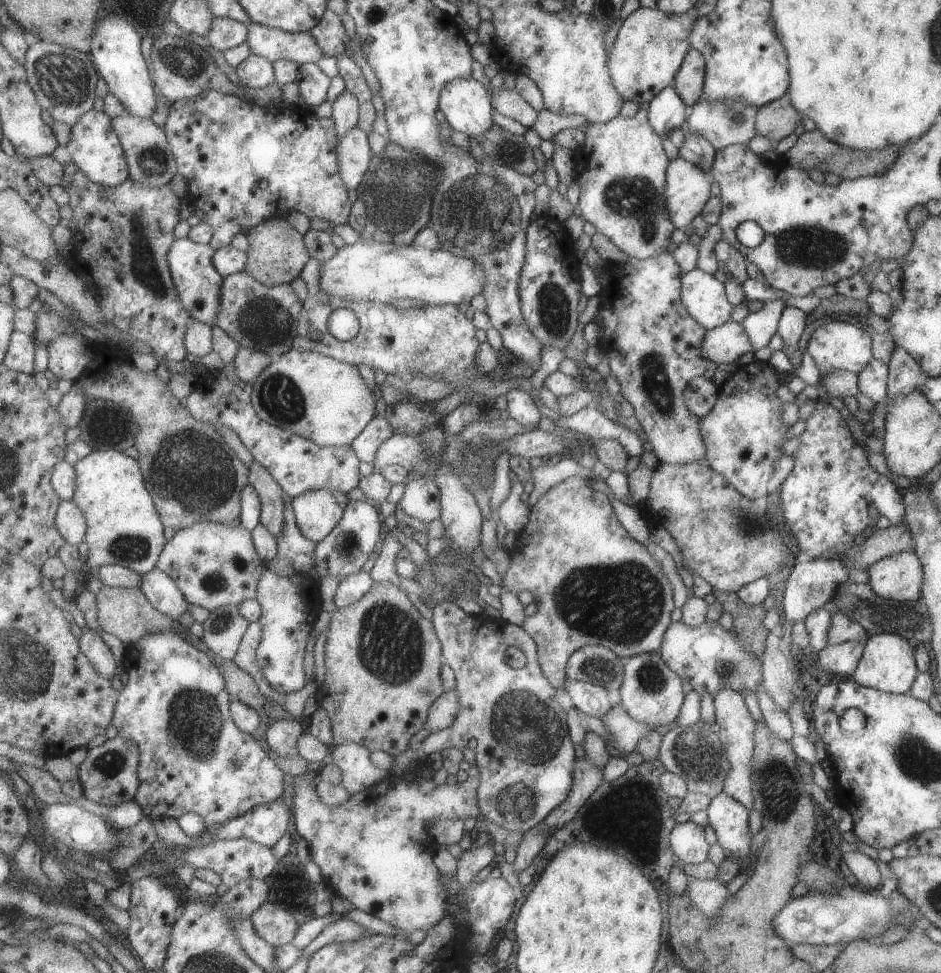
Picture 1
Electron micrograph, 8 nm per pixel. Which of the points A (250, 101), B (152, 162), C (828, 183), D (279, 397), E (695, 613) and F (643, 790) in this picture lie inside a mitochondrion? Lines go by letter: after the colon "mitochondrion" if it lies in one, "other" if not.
A: other
B: mitochondrion
C: other
D: mitochondrion
E: other
F: other

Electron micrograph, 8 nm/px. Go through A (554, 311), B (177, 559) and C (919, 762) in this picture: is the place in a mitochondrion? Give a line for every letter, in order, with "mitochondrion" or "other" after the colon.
A: mitochondrion
B: other
C: mitochondrion

